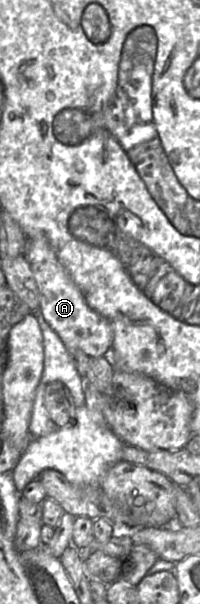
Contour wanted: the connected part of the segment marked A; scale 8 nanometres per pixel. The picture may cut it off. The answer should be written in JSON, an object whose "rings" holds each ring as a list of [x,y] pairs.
{"rings":[[[27,239],[25,256],[38,286],[43,317],[60,337],[67,350],[80,349],[88,357],[108,356],[113,341],[110,322],[89,307],[83,293],[74,283],[47,239]]]}

